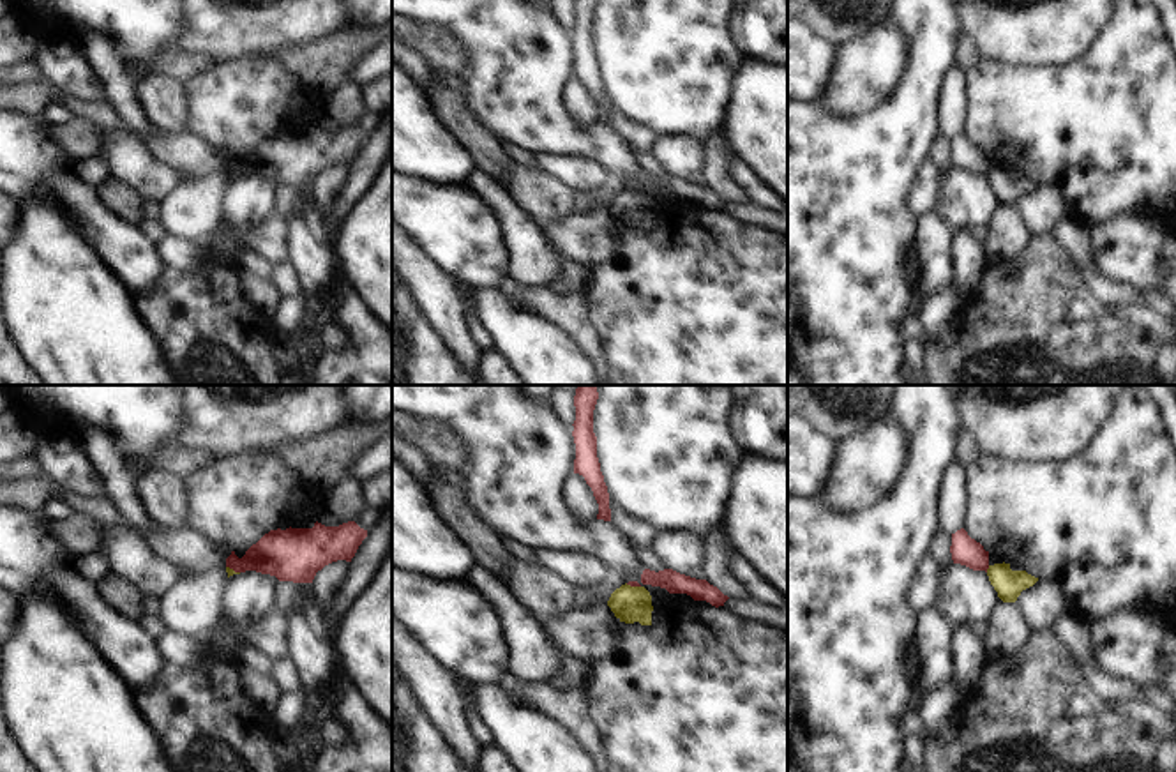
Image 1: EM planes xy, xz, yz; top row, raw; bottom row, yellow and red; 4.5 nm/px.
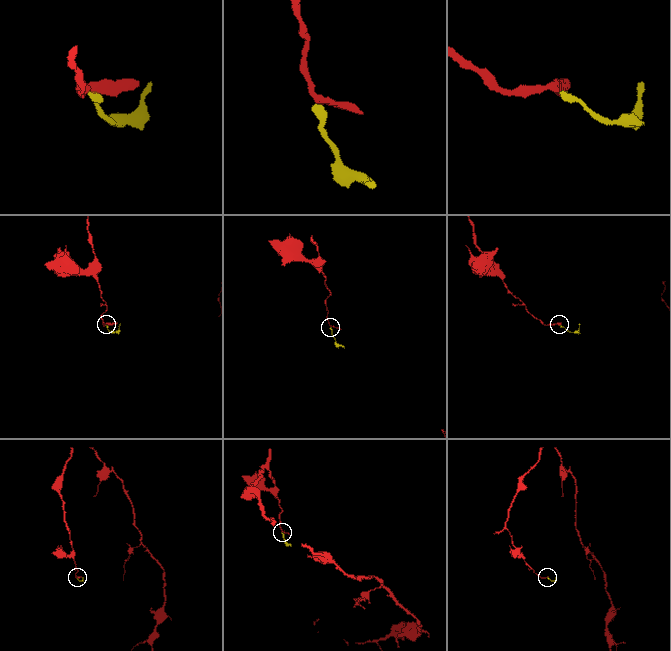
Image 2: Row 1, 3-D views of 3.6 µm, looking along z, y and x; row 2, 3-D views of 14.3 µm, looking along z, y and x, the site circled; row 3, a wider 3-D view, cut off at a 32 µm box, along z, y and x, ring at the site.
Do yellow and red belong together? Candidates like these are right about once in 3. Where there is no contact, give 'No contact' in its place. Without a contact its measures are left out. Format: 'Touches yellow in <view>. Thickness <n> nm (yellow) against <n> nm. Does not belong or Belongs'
Touches yellow in yz. Thickness 130 nm (yellow) against 130 nm. Does not belong.

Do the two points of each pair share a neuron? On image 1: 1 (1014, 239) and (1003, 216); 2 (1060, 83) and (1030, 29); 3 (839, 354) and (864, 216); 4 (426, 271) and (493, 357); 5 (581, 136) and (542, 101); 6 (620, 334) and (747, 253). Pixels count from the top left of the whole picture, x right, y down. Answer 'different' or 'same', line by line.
1: same
2: different
3: same
4: different
5: same
6: same

